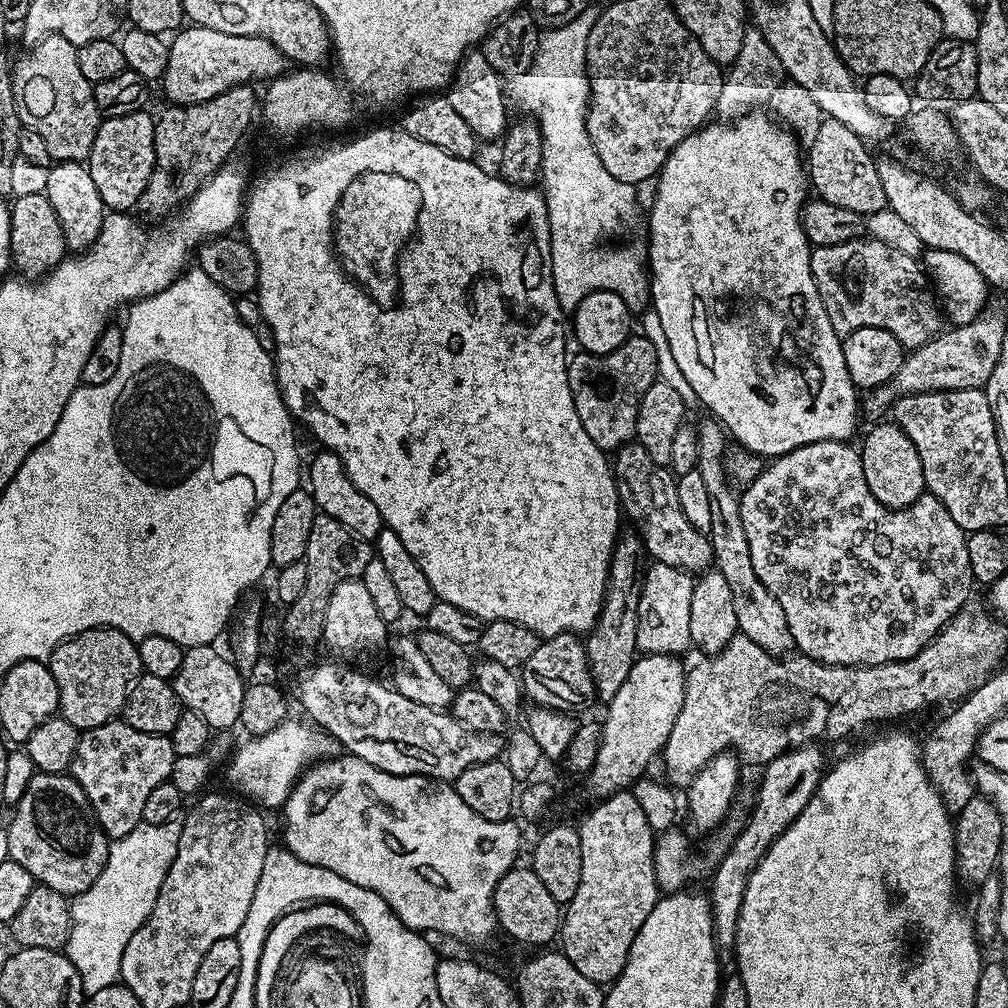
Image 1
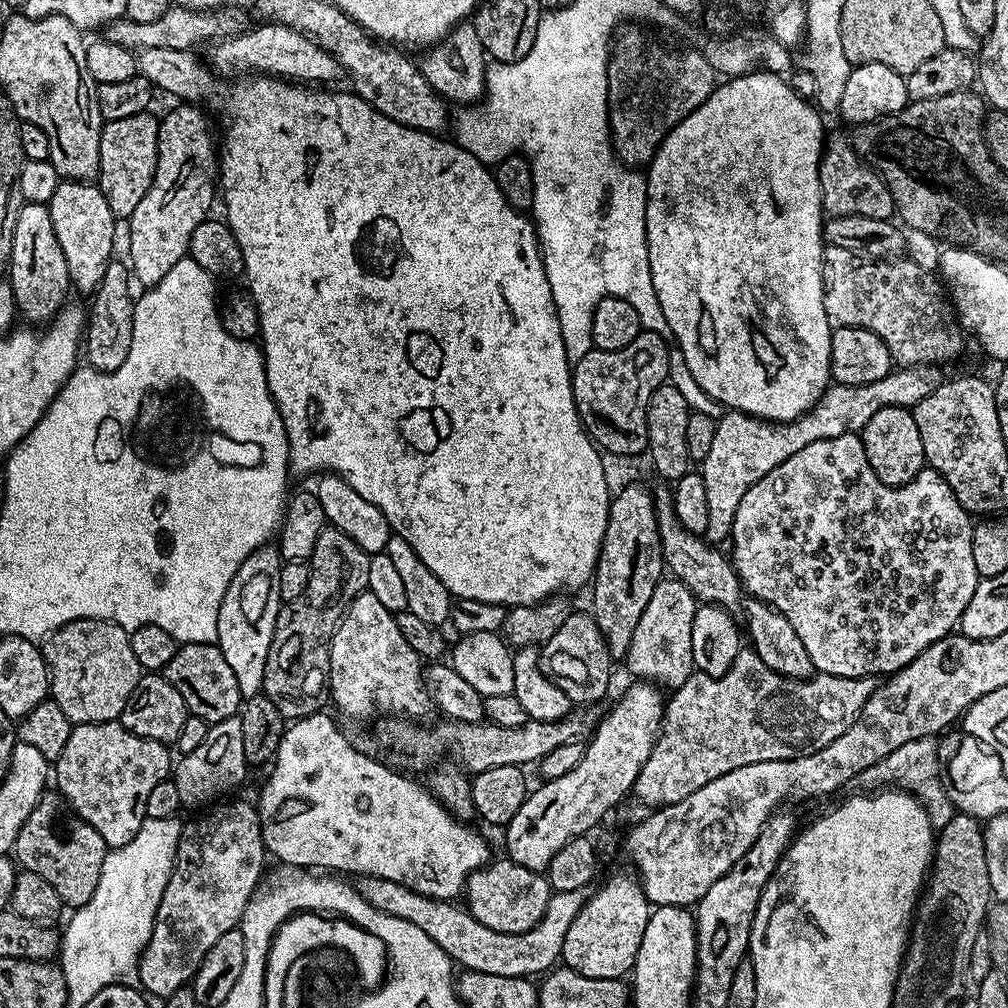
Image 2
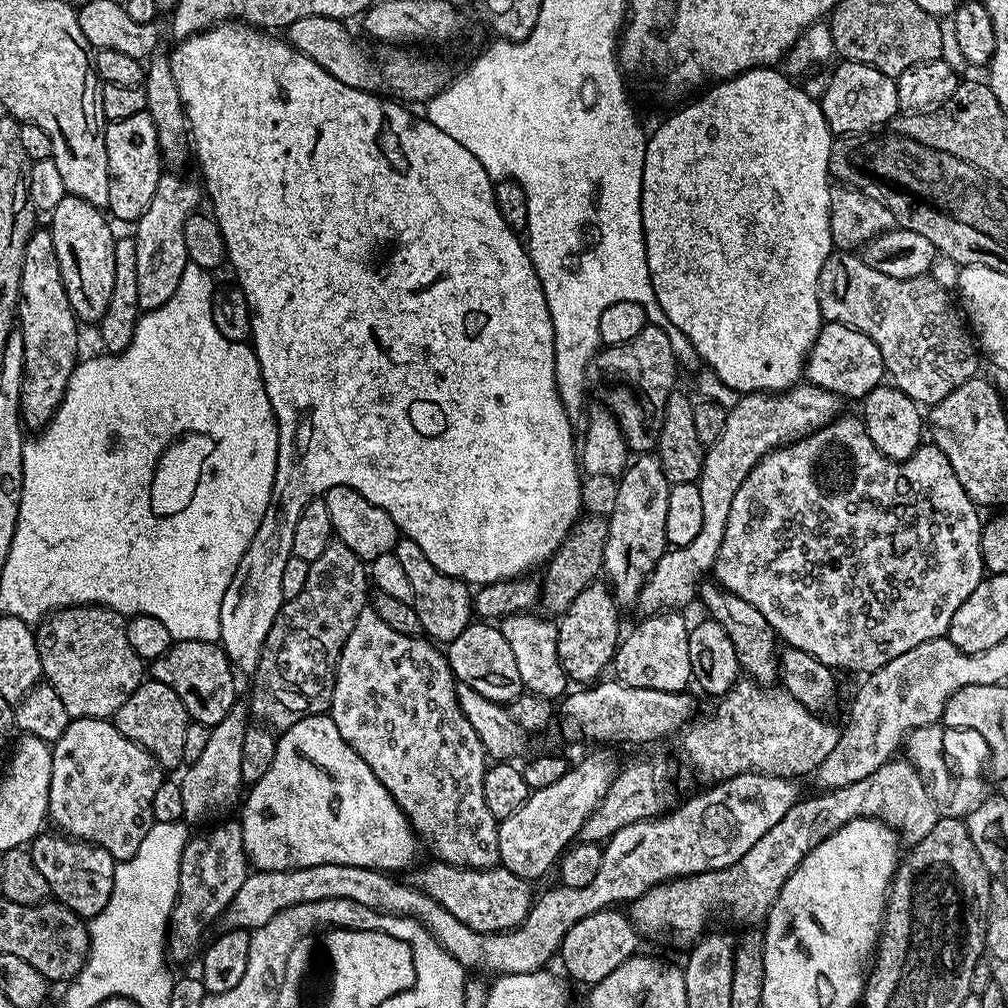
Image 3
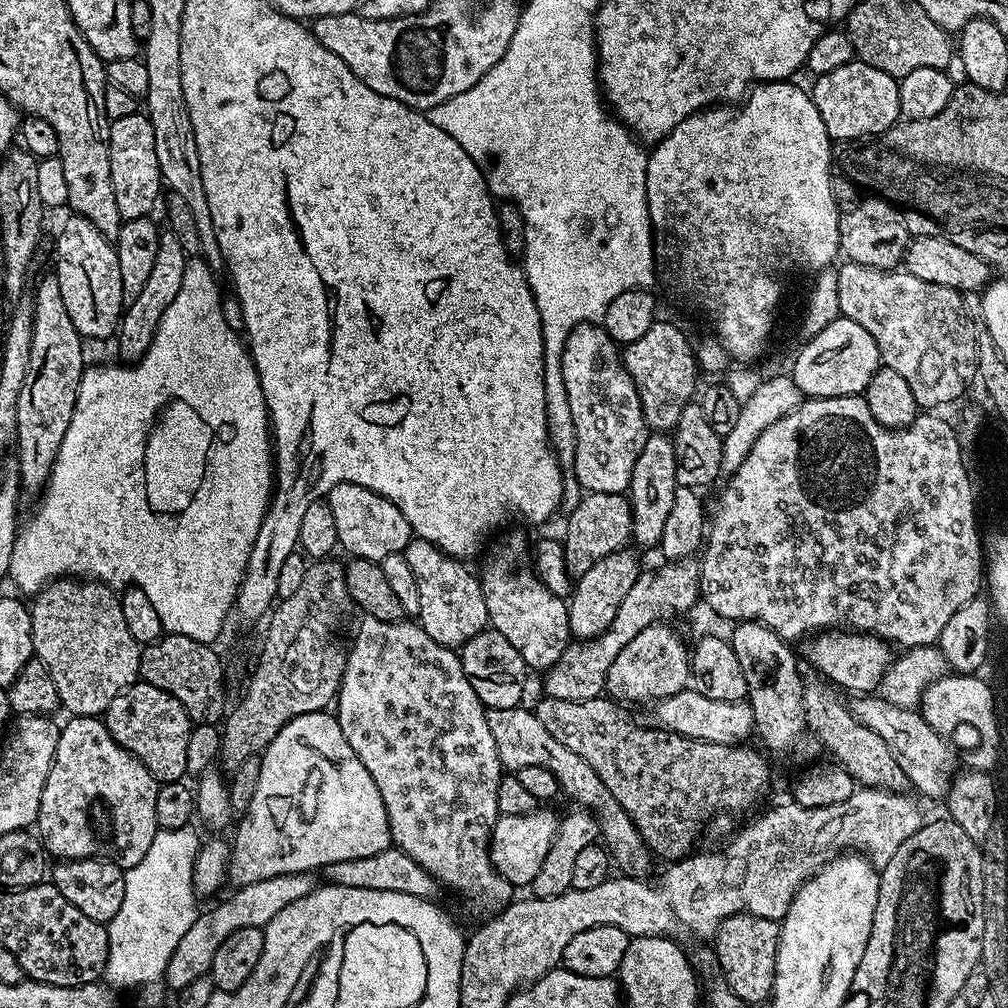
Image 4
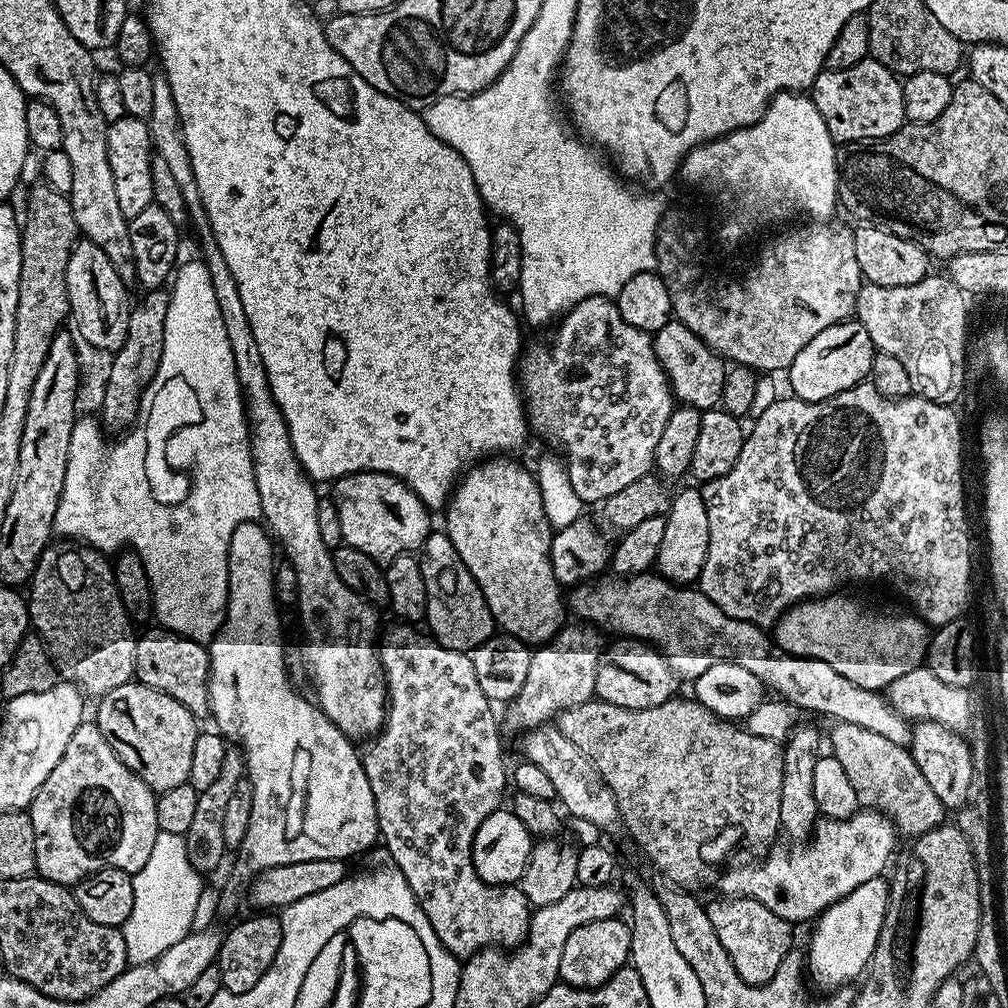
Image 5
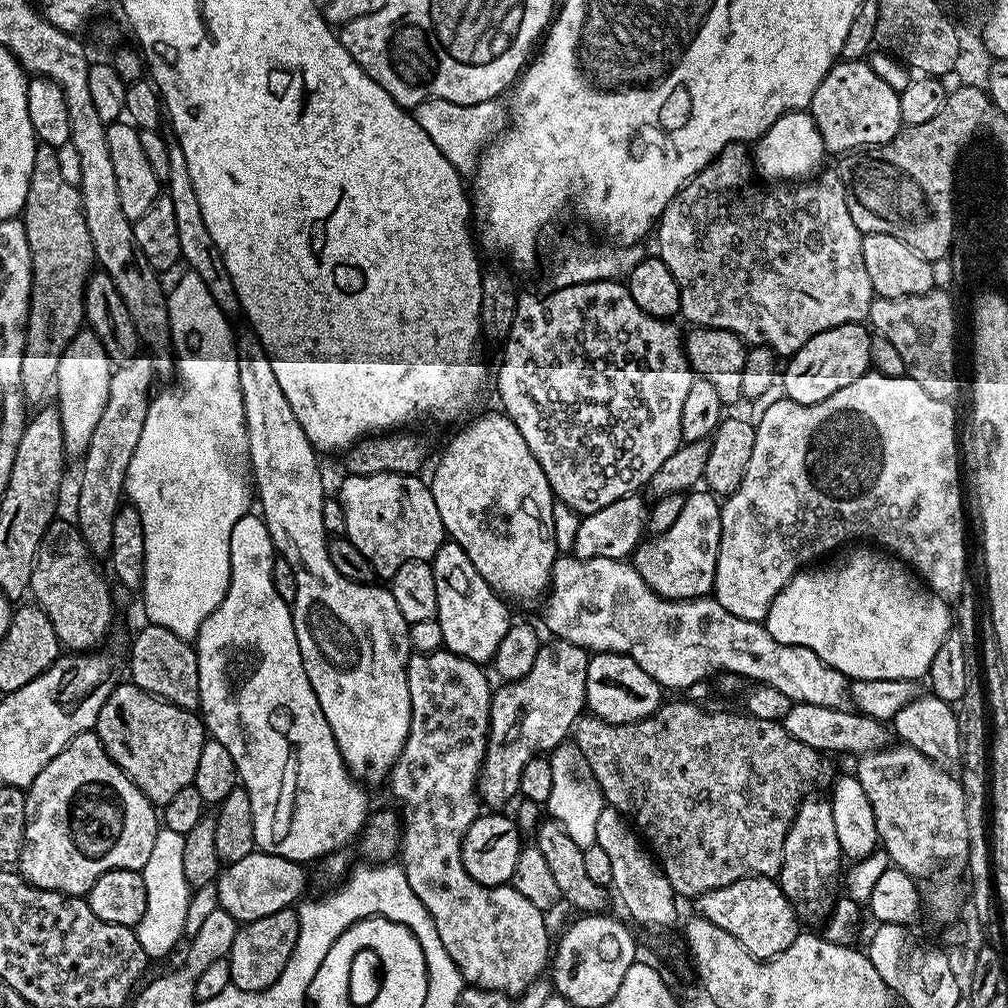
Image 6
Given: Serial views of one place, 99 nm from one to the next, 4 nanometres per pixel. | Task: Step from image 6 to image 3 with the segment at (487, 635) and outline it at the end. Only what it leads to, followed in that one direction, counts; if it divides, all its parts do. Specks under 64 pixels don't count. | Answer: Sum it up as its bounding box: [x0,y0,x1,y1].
[395,538,474,642]

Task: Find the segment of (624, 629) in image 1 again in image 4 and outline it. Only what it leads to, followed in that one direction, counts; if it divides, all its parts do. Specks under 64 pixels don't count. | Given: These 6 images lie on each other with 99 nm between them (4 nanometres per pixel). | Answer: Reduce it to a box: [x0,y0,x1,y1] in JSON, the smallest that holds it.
[630,434,677,549]

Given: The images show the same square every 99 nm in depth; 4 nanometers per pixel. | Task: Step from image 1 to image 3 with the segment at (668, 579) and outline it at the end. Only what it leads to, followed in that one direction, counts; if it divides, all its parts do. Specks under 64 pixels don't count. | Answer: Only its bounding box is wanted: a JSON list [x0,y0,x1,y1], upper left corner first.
[615,611,693,692]

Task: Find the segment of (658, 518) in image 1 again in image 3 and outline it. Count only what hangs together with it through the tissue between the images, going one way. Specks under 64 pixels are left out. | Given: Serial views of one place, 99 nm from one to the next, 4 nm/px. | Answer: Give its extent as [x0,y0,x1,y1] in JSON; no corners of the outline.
[698,582,780,686]

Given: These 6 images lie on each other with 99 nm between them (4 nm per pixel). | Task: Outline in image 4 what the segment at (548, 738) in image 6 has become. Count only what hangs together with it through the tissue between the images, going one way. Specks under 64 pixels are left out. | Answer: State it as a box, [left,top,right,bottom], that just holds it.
[543,559,700,700]

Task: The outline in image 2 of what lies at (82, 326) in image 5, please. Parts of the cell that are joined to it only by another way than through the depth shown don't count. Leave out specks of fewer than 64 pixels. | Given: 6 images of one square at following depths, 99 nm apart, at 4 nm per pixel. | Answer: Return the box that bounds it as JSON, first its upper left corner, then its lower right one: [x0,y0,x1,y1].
[48,179,117,293]

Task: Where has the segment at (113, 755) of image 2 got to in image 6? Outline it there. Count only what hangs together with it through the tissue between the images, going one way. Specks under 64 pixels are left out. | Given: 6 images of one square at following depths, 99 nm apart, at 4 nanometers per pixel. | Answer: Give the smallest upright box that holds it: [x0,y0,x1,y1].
[18,731,158,897]

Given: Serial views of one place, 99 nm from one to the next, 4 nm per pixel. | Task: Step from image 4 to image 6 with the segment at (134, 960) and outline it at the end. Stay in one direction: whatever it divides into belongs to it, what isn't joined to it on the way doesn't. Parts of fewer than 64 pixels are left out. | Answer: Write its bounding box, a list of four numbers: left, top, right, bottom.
[134,827,190,962]

